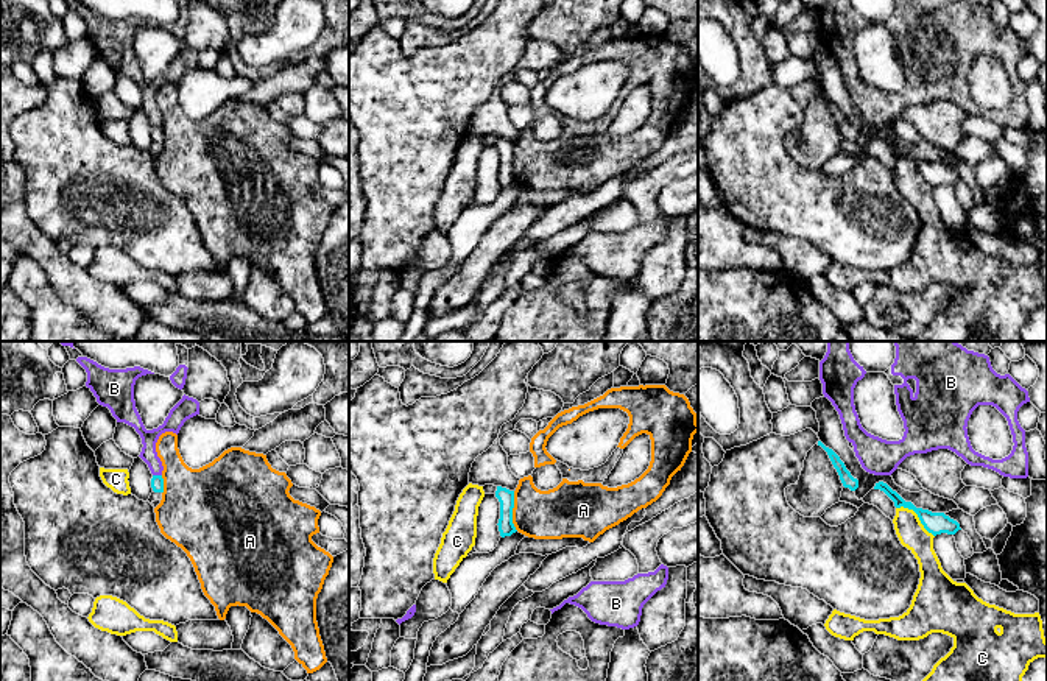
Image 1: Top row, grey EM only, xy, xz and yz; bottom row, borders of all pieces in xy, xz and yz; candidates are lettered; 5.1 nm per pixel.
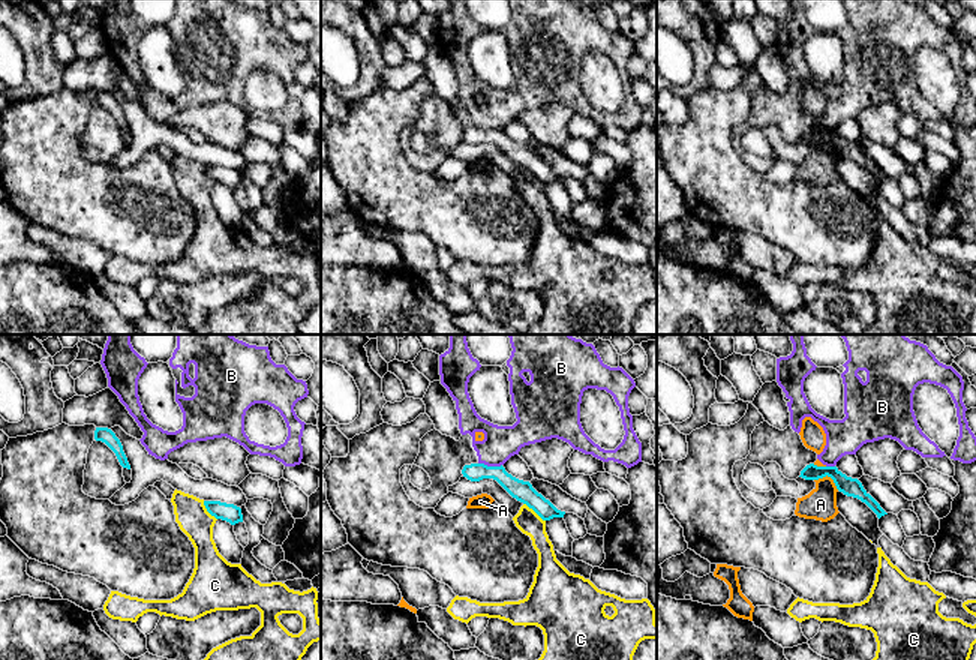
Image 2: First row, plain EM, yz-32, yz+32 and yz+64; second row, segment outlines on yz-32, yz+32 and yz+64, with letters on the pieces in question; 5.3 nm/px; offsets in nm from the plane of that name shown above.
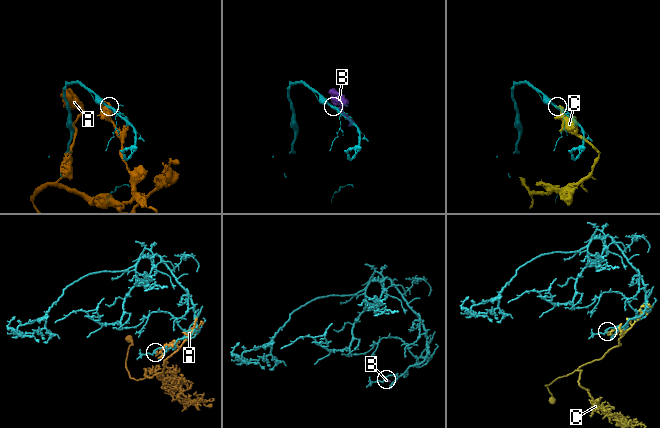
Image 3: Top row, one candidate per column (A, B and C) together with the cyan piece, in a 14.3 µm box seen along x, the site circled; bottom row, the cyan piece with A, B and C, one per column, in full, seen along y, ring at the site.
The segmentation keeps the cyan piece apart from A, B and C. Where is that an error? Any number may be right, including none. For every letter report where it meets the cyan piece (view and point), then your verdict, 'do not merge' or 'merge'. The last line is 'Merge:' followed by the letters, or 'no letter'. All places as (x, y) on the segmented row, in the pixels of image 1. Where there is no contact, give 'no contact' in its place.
A: contact xz (511, 511); do not merge
B: contact xy (158, 476); do not merge
C: contact yz (918, 516); do not merge
Merge: no letter

